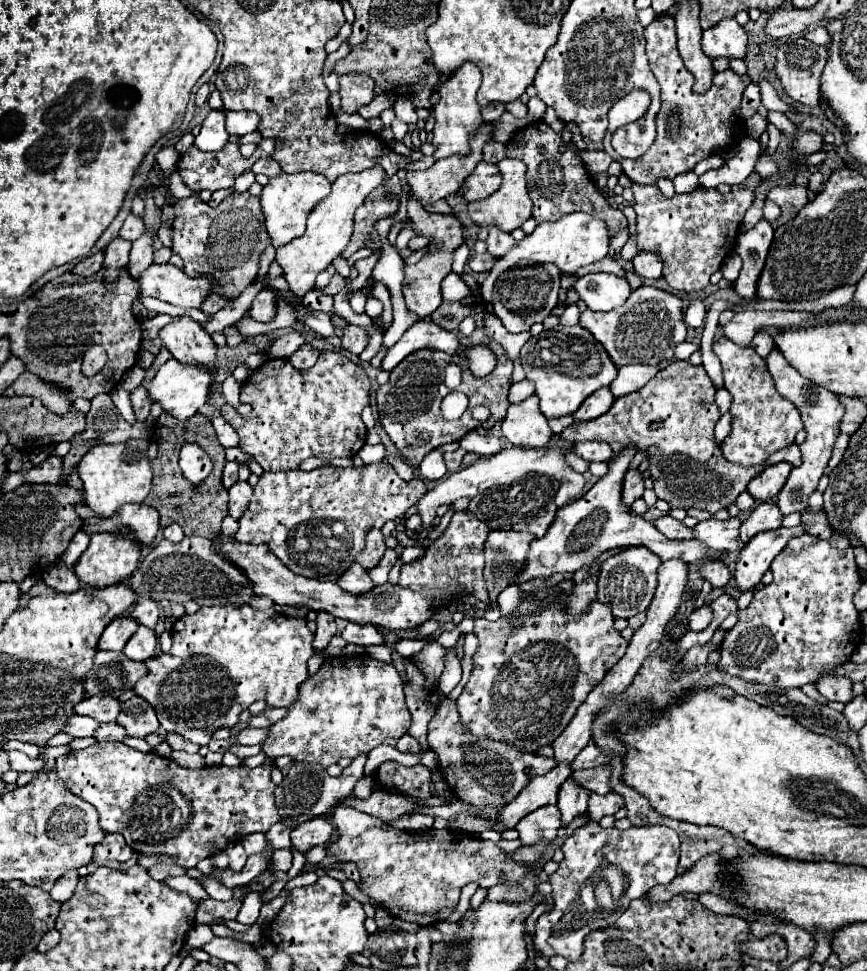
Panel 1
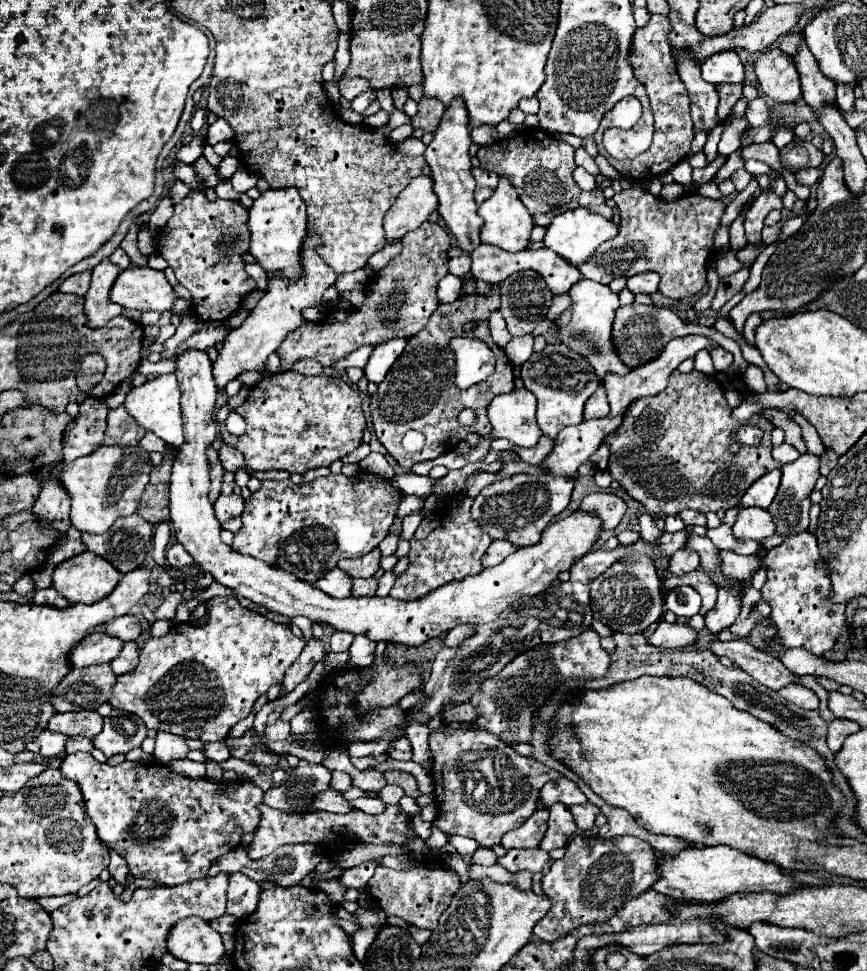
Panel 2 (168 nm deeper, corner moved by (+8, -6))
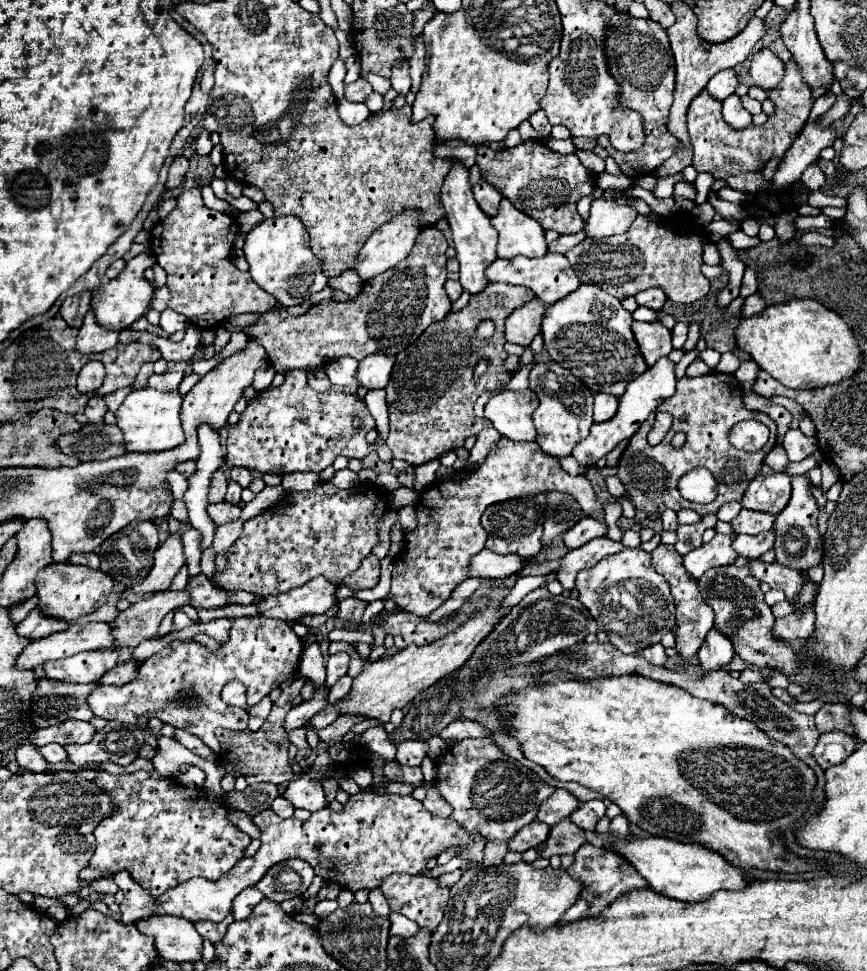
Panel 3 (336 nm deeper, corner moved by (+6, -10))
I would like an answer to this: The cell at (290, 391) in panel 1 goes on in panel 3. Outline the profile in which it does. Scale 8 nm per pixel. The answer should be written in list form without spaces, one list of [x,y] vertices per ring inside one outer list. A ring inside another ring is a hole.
[[[290,370],[282,386],[266,390],[254,404],[248,404],[238,424],[228,428],[226,464],[244,466],[262,474],[322,472],[332,466],[336,456],[364,458],[370,452],[366,434],[374,426],[374,418],[356,394],[342,390],[314,392],[304,372]],[[354,418],[360,418],[360,428],[354,428]]]

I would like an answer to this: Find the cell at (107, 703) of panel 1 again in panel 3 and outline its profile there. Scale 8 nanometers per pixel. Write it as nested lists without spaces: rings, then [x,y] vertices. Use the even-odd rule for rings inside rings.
[[[66,720],[66,722],[60,722],[56,726],[36,730],[36,734],[30,736],[30,742],[36,746],[44,746],[50,742],[58,742],[64,746],[66,744],[86,744],[92,740],[94,734],[96,734],[96,728],[90,722]]]

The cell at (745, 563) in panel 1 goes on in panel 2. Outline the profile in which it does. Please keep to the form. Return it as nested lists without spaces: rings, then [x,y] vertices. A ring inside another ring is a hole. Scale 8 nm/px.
[[[726,588],[718,590],[716,606],[704,616],[706,628],[710,634],[720,634],[722,630],[730,628],[740,614],[740,596],[732,594]]]

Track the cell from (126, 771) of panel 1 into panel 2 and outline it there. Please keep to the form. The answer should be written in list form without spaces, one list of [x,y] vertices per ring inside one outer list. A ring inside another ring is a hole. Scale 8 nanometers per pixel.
[[[76,752],[76,754],[66,756],[66,760],[60,764],[60,770],[64,772],[64,776],[68,776],[70,780],[80,784],[82,794],[84,794],[84,802],[86,802],[86,812],[92,818],[102,844],[108,846],[108,850],[114,850],[122,858],[126,858],[128,868],[130,868],[134,878],[148,878],[148,880],[154,880],[154,882],[164,884],[164,886],[176,886],[176,884],[182,884],[186,880],[192,880],[192,878],[206,878],[208,870],[216,862],[216,858],[220,858],[222,854],[236,848],[244,834],[256,832],[258,822],[260,822],[258,804],[262,802],[264,792],[258,786],[254,786],[252,782],[234,782],[234,784],[230,784],[230,782],[214,782],[214,780],[206,780],[206,778],[204,780],[192,780],[192,778],[186,778],[186,776],[180,776],[180,774],[172,772],[168,766],[162,766],[162,764],[160,766],[158,764],[138,764],[138,762],[128,762],[128,760],[118,764],[118,766],[110,766],[110,764],[96,762],[90,752]]]

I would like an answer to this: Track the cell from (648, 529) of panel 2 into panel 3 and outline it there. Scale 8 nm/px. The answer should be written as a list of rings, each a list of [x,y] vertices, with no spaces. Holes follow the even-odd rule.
[[[662,542],[654,548],[654,552],[652,552],[652,566],[654,566],[656,572],[660,572],[660,574],[666,578],[666,582],[670,584],[670,592],[672,592],[672,596],[674,596],[674,600],[676,600],[676,624],[678,624],[676,648],[678,648],[678,652],[680,652],[682,656],[690,658],[690,656],[694,656],[694,654],[698,652],[700,644],[704,642],[704,636],[706,636],[708,630],[714,626],[714,612],[712,612],[712,608],[706,604],[706,600],[704,600],[704,596],[702,596],[702,592],[700,592],[700,588],[698,588],[698,580],[694,580],[692,576],[688,576],[688,572],[684,570],[684,566],[682,566],[682,556],[680,556],[680,554],[668,554],[668,548],[672,548],[672,546],[666,546],[666,544],[662,544]]]

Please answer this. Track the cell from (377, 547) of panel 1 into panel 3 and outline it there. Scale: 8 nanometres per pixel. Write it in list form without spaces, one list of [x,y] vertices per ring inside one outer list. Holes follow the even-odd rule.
[[[370,554],[370,556],[366,556],[362,560],[362,564],[360,564],[360,568],[356,572],[348,574],[342,580],[342,584],[350,586],[350,588],[356,588],[356,590],[374,588],[378,584],[378,578],[380,578],[380,560],[374,554]]]

